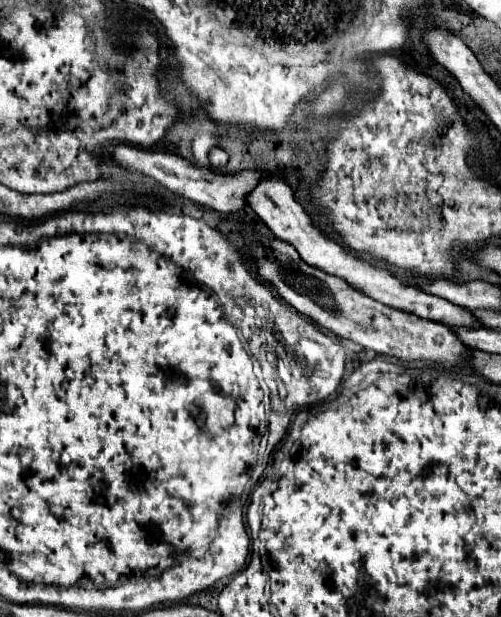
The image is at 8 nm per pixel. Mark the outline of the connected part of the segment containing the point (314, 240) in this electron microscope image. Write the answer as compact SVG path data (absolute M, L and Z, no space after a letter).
M265 178L263 182L259 182L259 186L249 194L249 206L253 208L253 212L267 224L267 228L279 238L289 242L301 256L303 262L307 262L313 268L319 268L327 274L339 276L343 280L349 282L349 286L353 286L355 290L359 290L365 296L371 296L373 300L379 300L391 308L399 308L411 314L417 314L419 318L425 320L433 320L445 326L473 326L479 324L471 312L467 312L461 306L455 306L451 302L445 302L439 296L427 294L421 288L415 286L407 286L403 282L399 282L395 276L391 276L387 270L351 254L349 250L345 250L333 236L329 236L327 232L323 232L319 226L313 224L313 218L307 214L307 210L295 200L293 190L281 180L281 178Z

